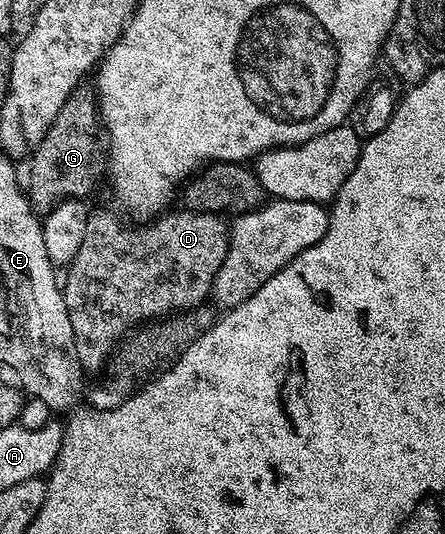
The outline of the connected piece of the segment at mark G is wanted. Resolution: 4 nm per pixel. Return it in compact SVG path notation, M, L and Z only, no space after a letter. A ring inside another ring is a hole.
M83 84L77 86L72 92L72 96L68 96L68 100L64 104L64 108L60 108L60 116L56 116L56 120L52 120L52 128L48 128L48 132L44 136L44 140L33 147L32 153L29 155L28 163L30 162L30 190L28 186L28 197L31 206L39 215L45 216L55 205L69 199L71 196L86 196L90 189L94 186L94 177L98 174L98 134L100 138L100 115L98 112L98 99L95 91L88 88L89 85Z

